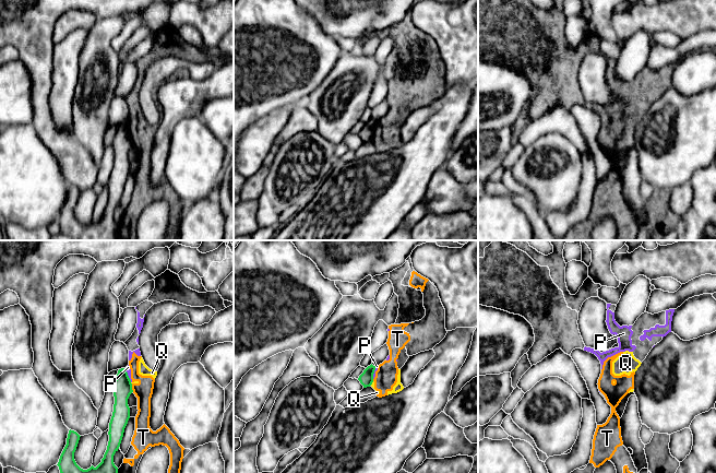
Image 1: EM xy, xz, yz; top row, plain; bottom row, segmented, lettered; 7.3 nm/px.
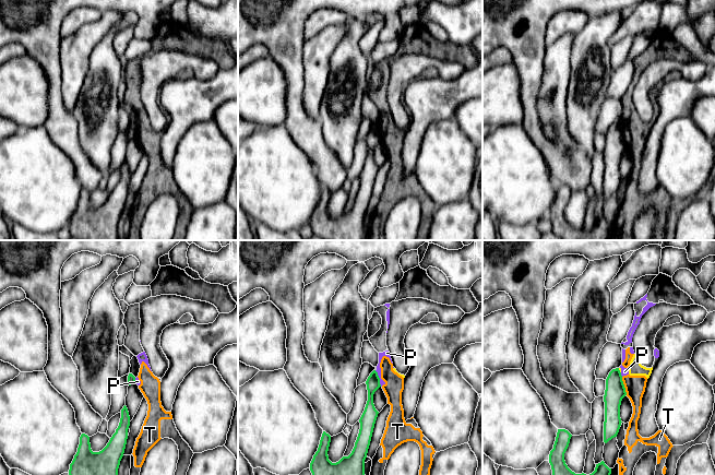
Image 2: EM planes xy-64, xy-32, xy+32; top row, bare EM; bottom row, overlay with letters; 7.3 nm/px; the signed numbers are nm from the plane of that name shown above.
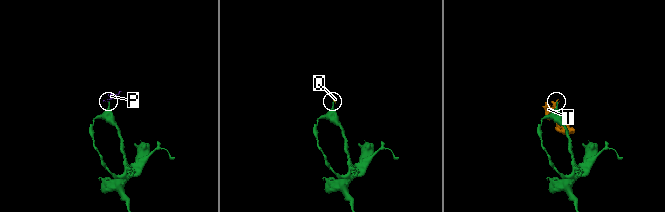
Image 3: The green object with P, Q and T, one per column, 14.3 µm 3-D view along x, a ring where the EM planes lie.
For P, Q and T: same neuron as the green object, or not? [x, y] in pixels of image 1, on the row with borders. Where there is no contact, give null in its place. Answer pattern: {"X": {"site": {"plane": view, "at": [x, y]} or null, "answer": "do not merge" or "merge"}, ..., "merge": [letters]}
{"P": {"site": {"plane": "xy", "at": [127, 375]}, "answer": "do not merge"}, "Q": {"site": {"plane": "xz", "at": [371, 383]}, "answer": "do not merge"}, "T": {"site": {"plane": "xy", "at": [131, 388]}, "answer": "do not merge"}, "merge": []}

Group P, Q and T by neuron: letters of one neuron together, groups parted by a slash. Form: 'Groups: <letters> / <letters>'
Groups: P Q T

